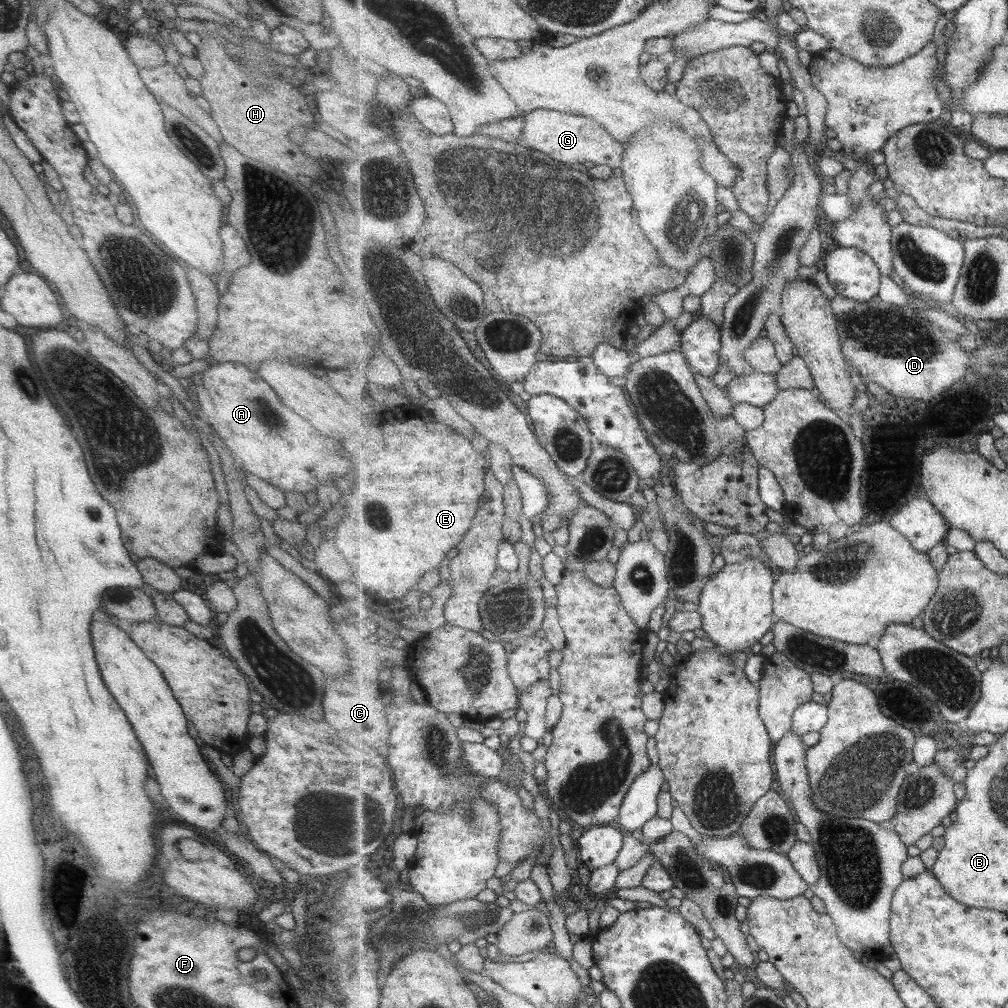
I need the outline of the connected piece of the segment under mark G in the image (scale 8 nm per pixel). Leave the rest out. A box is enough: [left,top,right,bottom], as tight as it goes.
[521,109,625,169]

